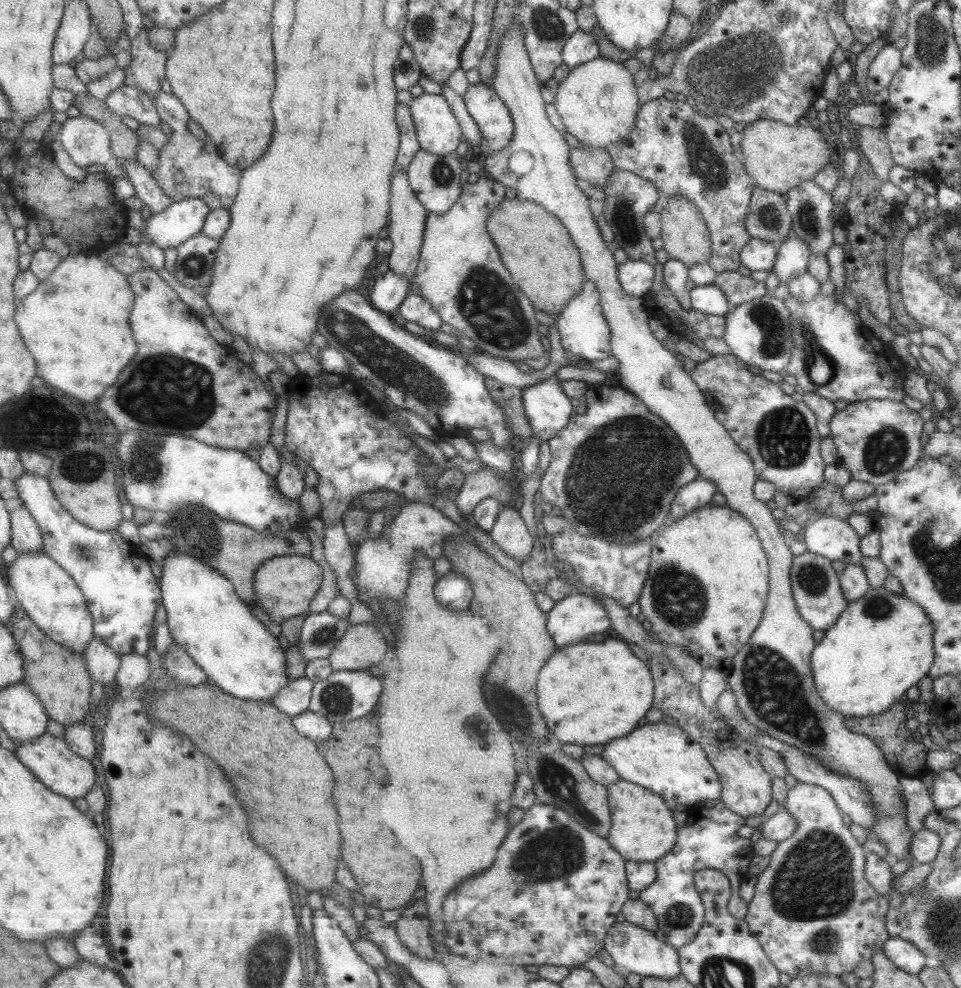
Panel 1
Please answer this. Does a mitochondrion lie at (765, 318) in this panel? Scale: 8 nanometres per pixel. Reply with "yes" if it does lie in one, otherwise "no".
yes

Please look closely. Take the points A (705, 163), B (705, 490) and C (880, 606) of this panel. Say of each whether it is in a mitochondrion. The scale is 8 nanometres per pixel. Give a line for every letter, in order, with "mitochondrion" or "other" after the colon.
A: mitochondrion
B: other
C: mitochondrion

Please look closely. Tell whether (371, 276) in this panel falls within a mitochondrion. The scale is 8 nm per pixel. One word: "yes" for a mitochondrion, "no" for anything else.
no

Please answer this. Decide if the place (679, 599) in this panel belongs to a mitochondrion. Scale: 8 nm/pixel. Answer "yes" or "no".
yes

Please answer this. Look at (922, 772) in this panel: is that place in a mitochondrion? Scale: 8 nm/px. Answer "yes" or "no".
no

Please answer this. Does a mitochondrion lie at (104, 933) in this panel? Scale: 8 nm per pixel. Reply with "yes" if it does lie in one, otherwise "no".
no

